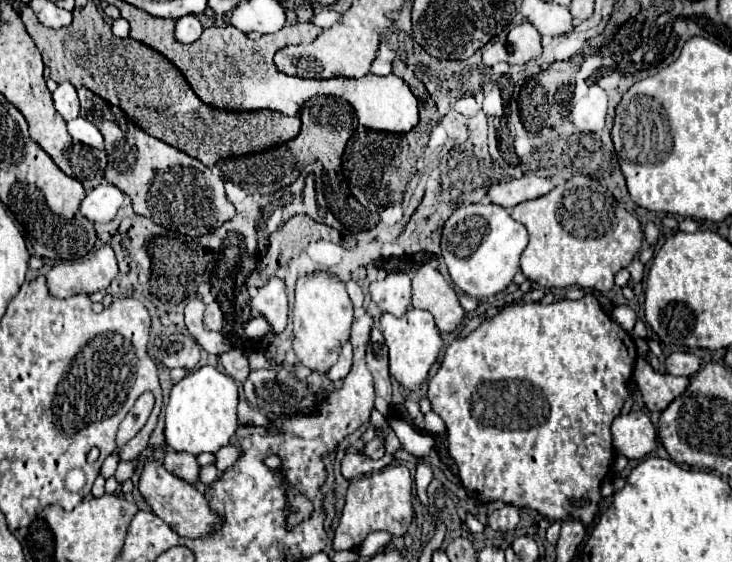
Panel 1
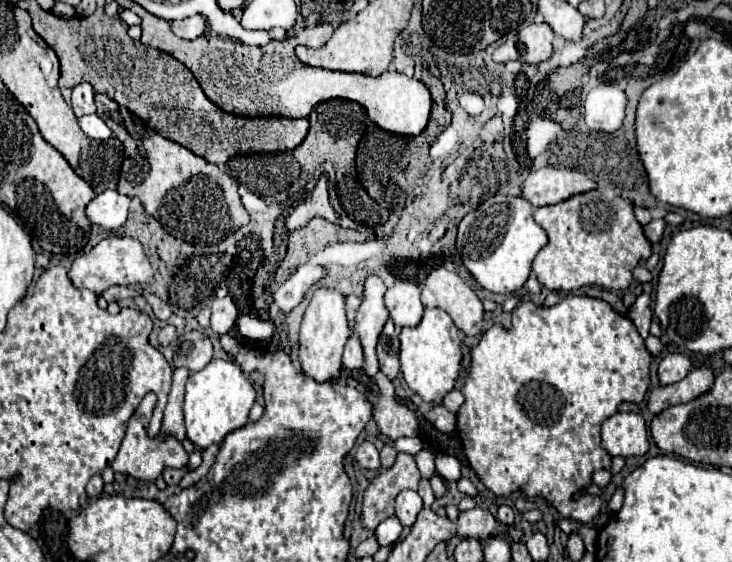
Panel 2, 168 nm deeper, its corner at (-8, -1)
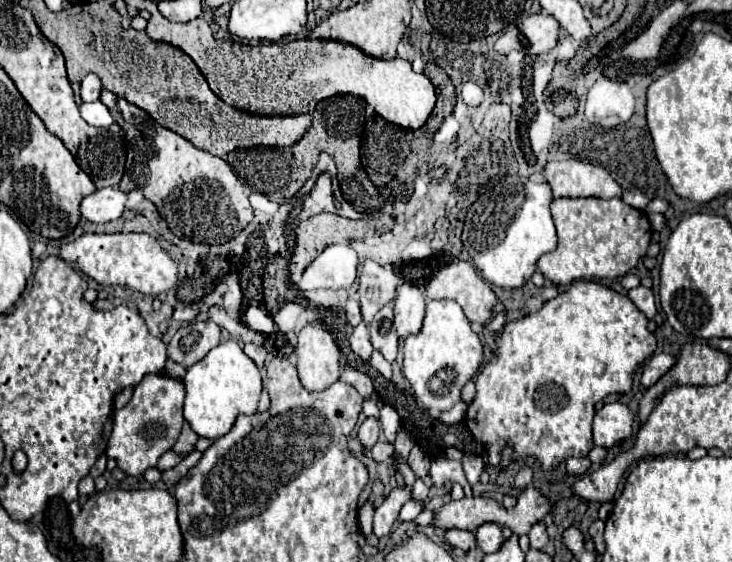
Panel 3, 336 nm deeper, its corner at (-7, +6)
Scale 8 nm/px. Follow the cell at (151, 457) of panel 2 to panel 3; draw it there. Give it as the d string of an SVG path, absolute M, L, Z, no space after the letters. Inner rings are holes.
M150 374L144 376L142 382L136 386L132 400L124 408L114 412L114 428L108 440L106 454L116 460L122 472L126 472L128 476L142 476L148 468L156 466L160 454L174 446L184 424L184 396L186 388L182 380L170 378L166 374Z

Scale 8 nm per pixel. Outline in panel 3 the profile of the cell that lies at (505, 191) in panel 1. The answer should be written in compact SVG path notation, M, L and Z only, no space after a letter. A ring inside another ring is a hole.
M582 160L548 162L546 180L552 186L554 198L614 198L622 196L620 184L600 166Z

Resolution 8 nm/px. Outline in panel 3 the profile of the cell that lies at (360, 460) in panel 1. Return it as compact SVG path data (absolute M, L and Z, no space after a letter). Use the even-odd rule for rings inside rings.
M366 418L358 428L358 438L366 450L370 450L380 436L380 420L378 418Z

